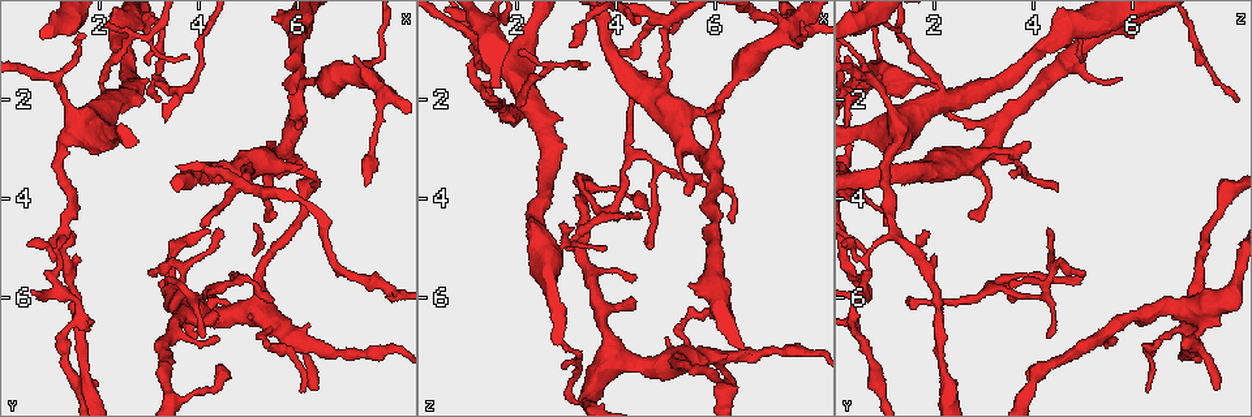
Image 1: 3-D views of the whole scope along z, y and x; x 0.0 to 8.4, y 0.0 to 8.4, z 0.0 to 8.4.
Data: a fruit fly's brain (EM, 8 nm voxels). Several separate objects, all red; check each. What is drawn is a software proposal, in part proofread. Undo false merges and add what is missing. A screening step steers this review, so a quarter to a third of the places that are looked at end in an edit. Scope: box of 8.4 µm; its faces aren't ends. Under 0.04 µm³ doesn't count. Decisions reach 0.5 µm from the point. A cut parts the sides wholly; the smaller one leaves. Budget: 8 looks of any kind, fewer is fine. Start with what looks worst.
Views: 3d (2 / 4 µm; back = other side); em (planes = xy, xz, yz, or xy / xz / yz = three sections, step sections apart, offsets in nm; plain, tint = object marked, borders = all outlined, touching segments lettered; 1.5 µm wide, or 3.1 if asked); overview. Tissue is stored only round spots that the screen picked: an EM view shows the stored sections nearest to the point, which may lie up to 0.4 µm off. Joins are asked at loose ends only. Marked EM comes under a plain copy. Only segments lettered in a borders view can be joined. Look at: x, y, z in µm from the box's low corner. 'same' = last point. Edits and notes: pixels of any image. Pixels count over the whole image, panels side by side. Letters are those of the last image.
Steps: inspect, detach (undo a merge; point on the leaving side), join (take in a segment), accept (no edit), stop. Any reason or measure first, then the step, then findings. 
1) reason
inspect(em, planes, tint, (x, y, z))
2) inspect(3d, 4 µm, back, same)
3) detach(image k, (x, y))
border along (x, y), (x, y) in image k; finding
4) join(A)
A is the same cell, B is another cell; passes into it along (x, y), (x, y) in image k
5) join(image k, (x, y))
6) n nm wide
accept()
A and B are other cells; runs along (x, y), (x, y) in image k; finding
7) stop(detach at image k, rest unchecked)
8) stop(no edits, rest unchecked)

thin end
inspect(3d, 2 µm, (2.95, 5.45, 5.05))

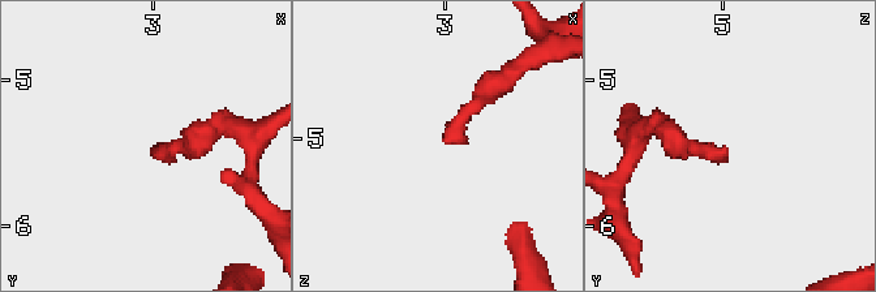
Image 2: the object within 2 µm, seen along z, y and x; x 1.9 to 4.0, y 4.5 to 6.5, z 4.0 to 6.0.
need the tissue
inspect(em, xz, step 4, tint, (3.00, 5.44, 5.00))

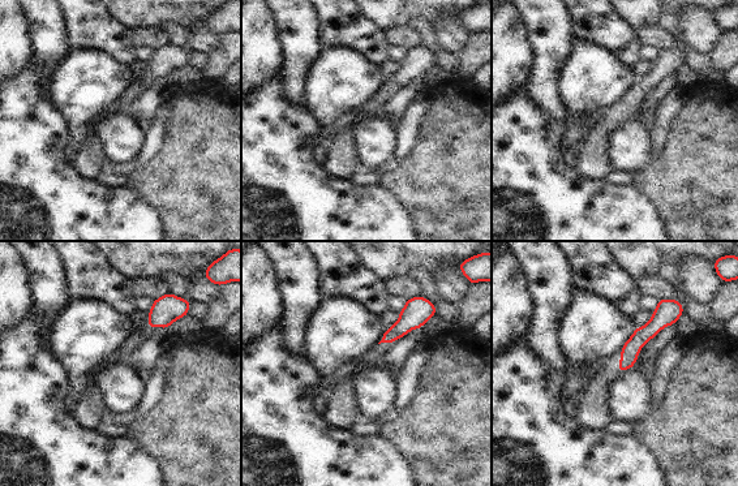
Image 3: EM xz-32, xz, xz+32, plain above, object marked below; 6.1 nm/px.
inspect(em, xz, step 4, borders, same)

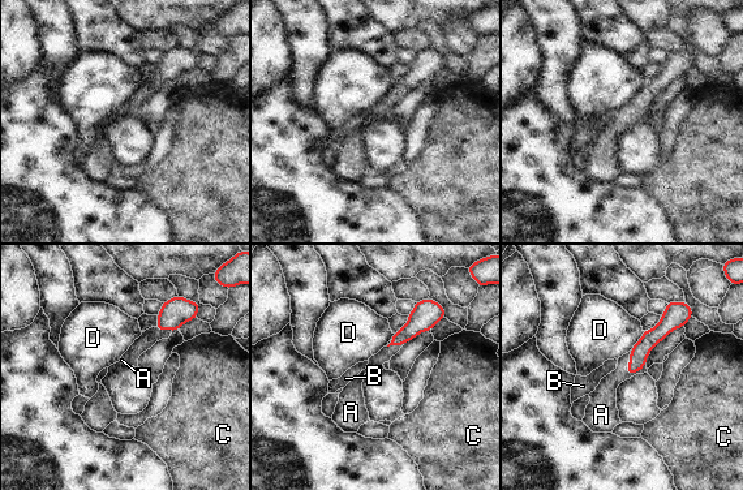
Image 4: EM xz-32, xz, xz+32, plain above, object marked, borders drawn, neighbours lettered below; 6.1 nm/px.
join(A)
A is the same cell, B, C and D are other cells; passes into it along (639, 353), (630, 362), (605, 394) in image 4; the neuron continues

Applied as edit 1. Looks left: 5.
narrows sharply
inspect(em, planes, borders, (1.30, 4.70, 1.20))

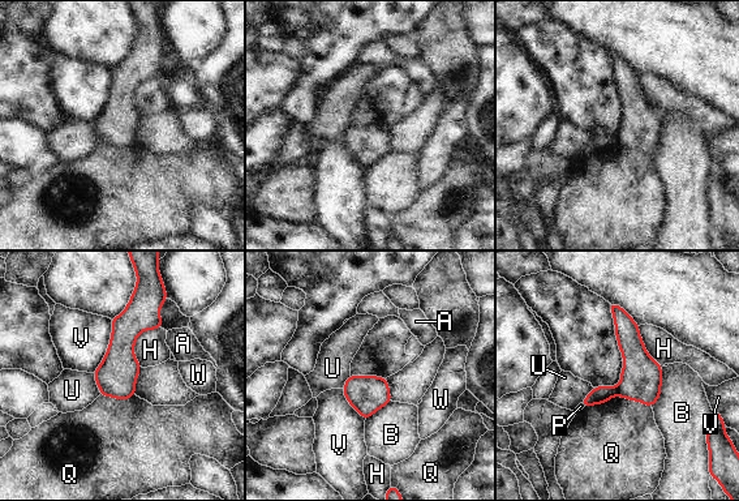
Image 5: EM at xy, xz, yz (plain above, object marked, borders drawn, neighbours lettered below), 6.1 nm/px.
detach(image 5, (641, 377))
A, B, H, P, Q, U, V and W are other cells; border along (617, 388), (618, 394) in image 5; two neurons meet here

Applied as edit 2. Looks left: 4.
inspect(overview)

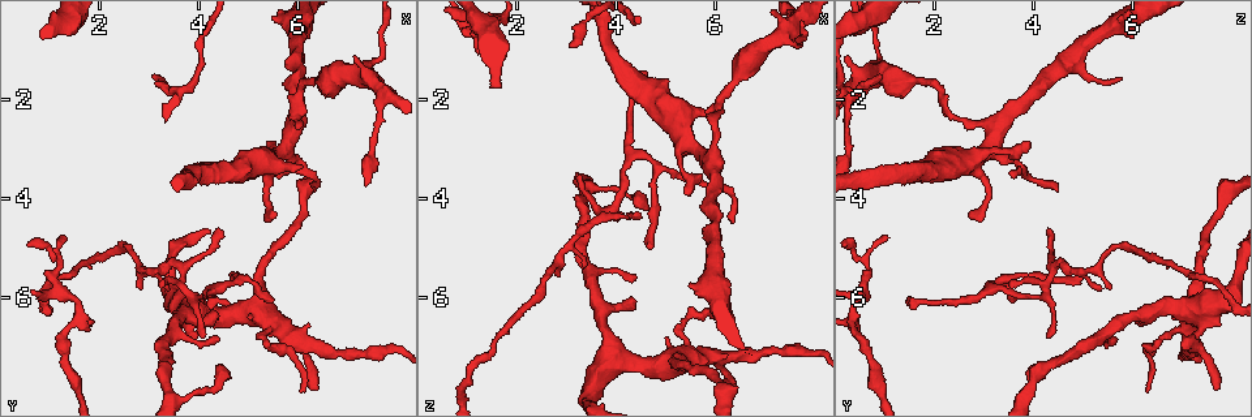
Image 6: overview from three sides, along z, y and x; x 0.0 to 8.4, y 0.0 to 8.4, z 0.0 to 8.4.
branch stops here
inspect(3d, 4 µm, (5.50, 6.05, 3.65))

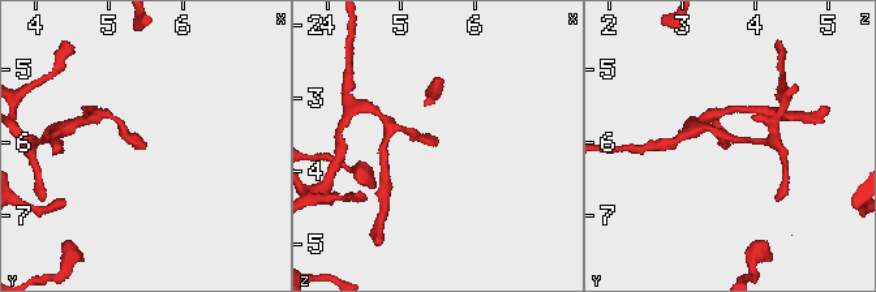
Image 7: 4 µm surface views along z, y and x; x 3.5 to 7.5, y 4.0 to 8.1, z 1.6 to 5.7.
inspect(em, xy, step 8, borders, (5.50, 6.10, 3.65))

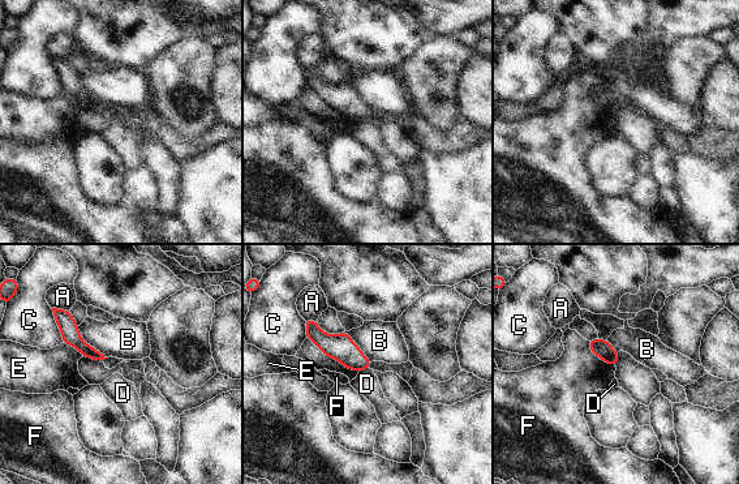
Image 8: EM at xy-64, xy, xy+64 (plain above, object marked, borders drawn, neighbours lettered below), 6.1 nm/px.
another direction
inspect(em, planes, borders, same)

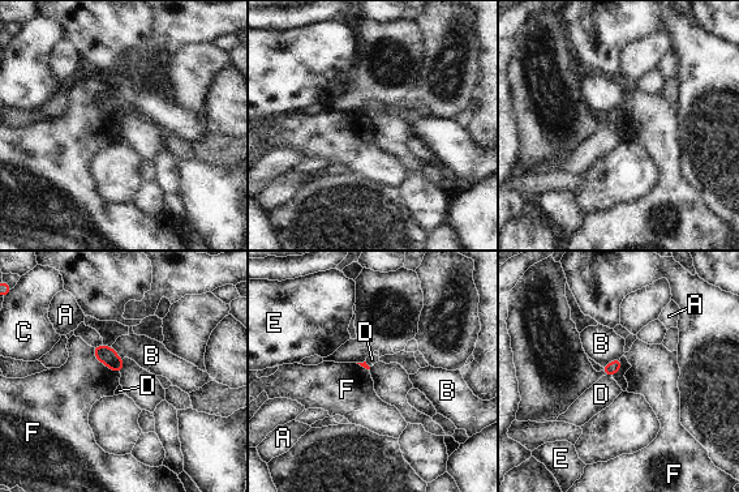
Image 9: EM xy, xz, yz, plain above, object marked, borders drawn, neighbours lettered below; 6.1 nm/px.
accept()
A, B, C, D, E and F are other cells; border along (93, 347), (93, 354), (119, 373) in image 9; no lettered segment goes on from it

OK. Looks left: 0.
stop(join at image 4, detach at image 5, rest unchecked)

